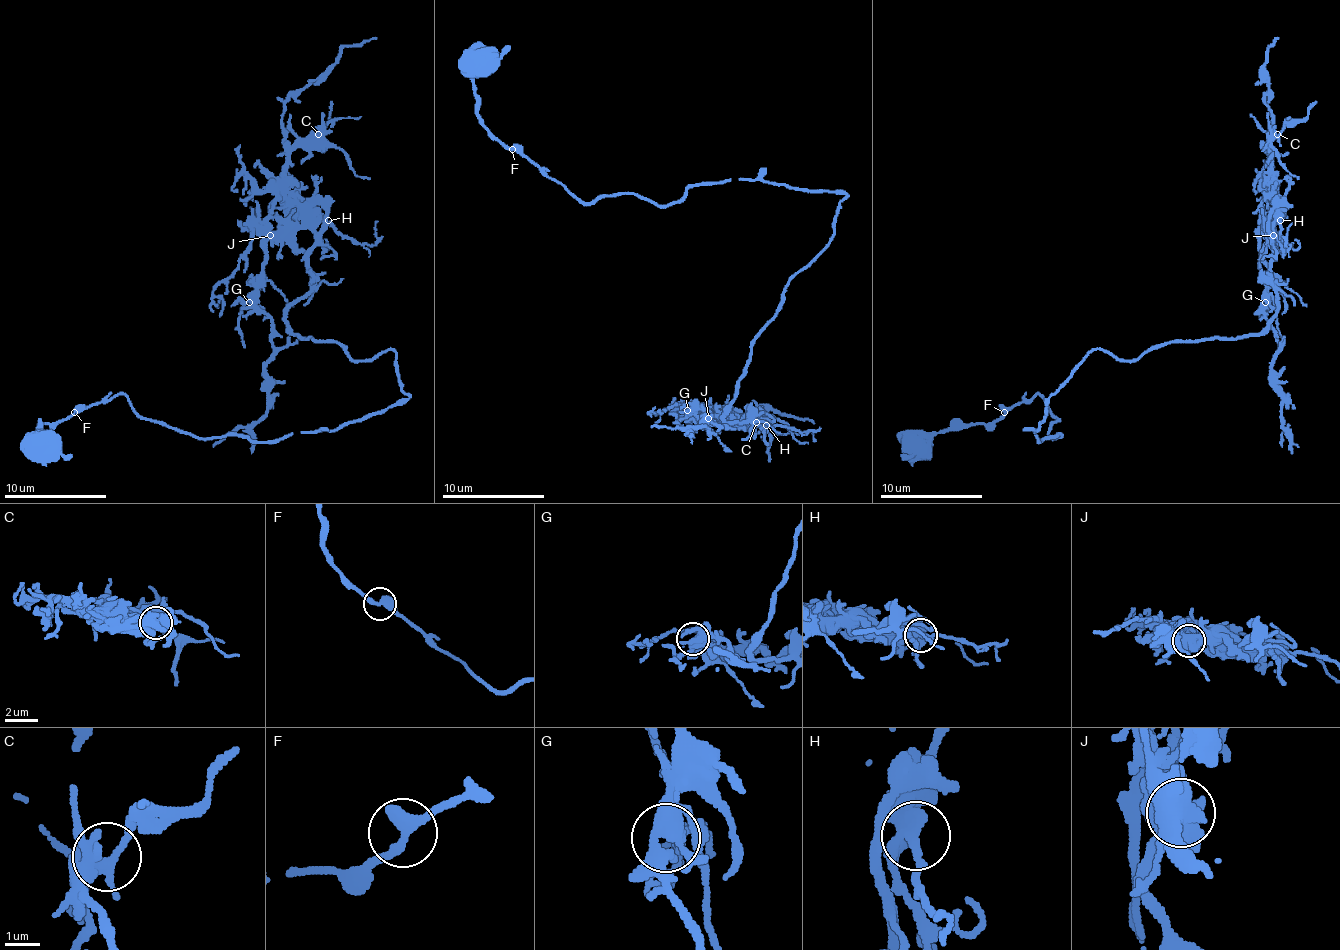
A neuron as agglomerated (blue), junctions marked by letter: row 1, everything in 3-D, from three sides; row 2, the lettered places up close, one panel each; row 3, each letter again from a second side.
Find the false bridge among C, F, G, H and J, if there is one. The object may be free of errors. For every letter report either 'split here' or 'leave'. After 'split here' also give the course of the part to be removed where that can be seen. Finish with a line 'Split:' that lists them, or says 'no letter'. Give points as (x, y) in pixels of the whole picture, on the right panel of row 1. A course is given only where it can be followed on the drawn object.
C: leave
F: leave
G: leave
H: leave
J: split here | (1272, 236), (1262, 256), (1267, 269), (1265, 307), (1277, 343), (1277, 355), (1272, 366), (1282, 422), (1282, 447)
Split: J

